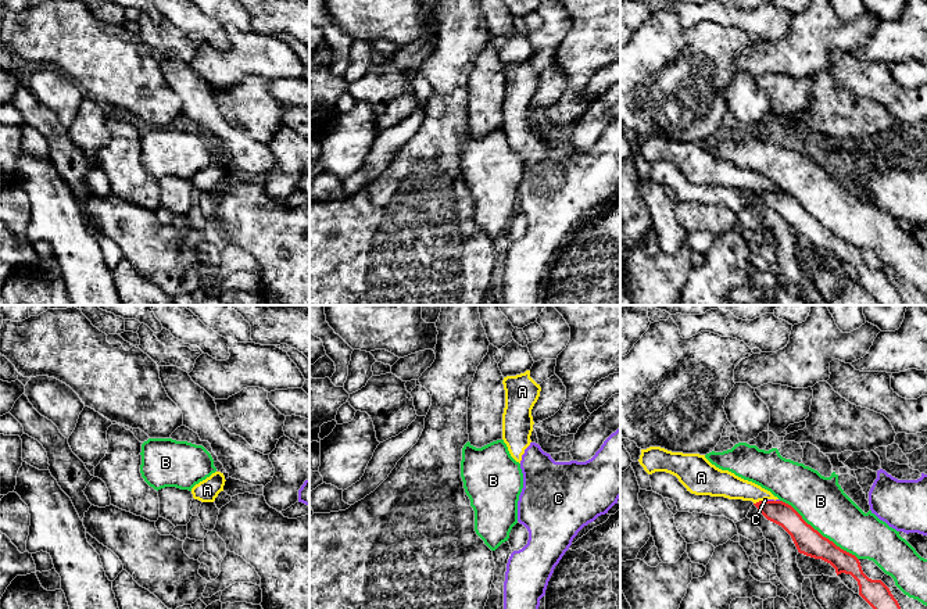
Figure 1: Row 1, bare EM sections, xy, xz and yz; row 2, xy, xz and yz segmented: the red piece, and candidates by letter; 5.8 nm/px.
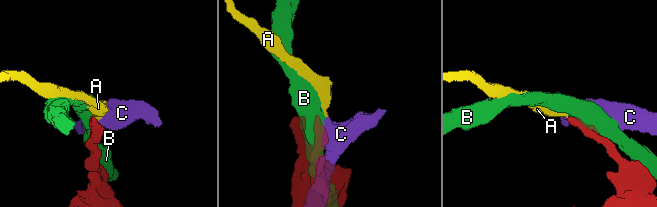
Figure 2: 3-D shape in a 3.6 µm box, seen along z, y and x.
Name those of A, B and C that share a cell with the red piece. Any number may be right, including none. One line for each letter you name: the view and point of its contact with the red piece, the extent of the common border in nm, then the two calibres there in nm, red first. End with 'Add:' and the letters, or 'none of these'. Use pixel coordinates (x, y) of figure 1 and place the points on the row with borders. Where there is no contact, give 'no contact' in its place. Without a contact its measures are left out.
Add: none of these

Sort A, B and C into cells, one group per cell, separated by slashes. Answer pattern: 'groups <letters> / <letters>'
groups A C / B

